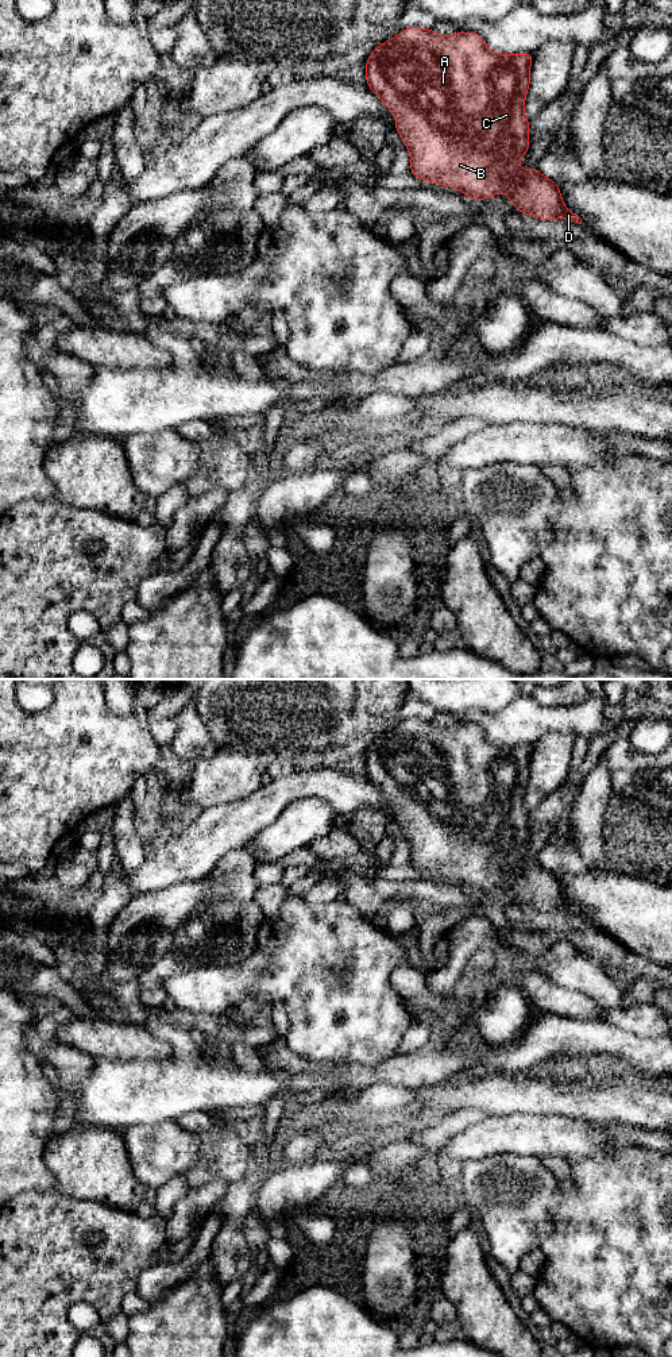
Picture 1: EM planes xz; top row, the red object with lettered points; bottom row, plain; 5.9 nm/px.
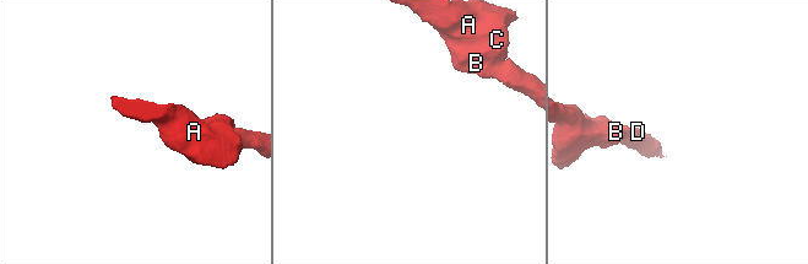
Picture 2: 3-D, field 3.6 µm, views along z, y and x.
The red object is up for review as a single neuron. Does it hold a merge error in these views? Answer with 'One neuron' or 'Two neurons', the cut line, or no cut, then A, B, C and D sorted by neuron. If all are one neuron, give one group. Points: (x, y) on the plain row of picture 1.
One neuron. No split. Groups: A B C D

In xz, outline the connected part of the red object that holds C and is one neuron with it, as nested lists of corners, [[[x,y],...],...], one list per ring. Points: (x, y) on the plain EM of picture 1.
[[[406,718],[367,749],[366,771],[397,809],[394,821],[401,825],[410,843],[410,864],[414,868],[459,880],[472,891],[486,891],[505,883],[521,906],[536,906],[542,911],[567,910],[582,915],[582,910],[564,898],[557,875],[544,868],[536,857],[522,861],[517,855],[528,844],[530,834],[530,813],[524,807],[524,795],[530,775],[532,752],[532,744],[493,744],[475,724],[440,728],[433,721]]]

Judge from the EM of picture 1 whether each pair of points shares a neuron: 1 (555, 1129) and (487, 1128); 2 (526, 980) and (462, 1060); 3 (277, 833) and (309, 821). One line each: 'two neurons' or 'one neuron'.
1: one neuron
2: two neurons
3: one neuron

